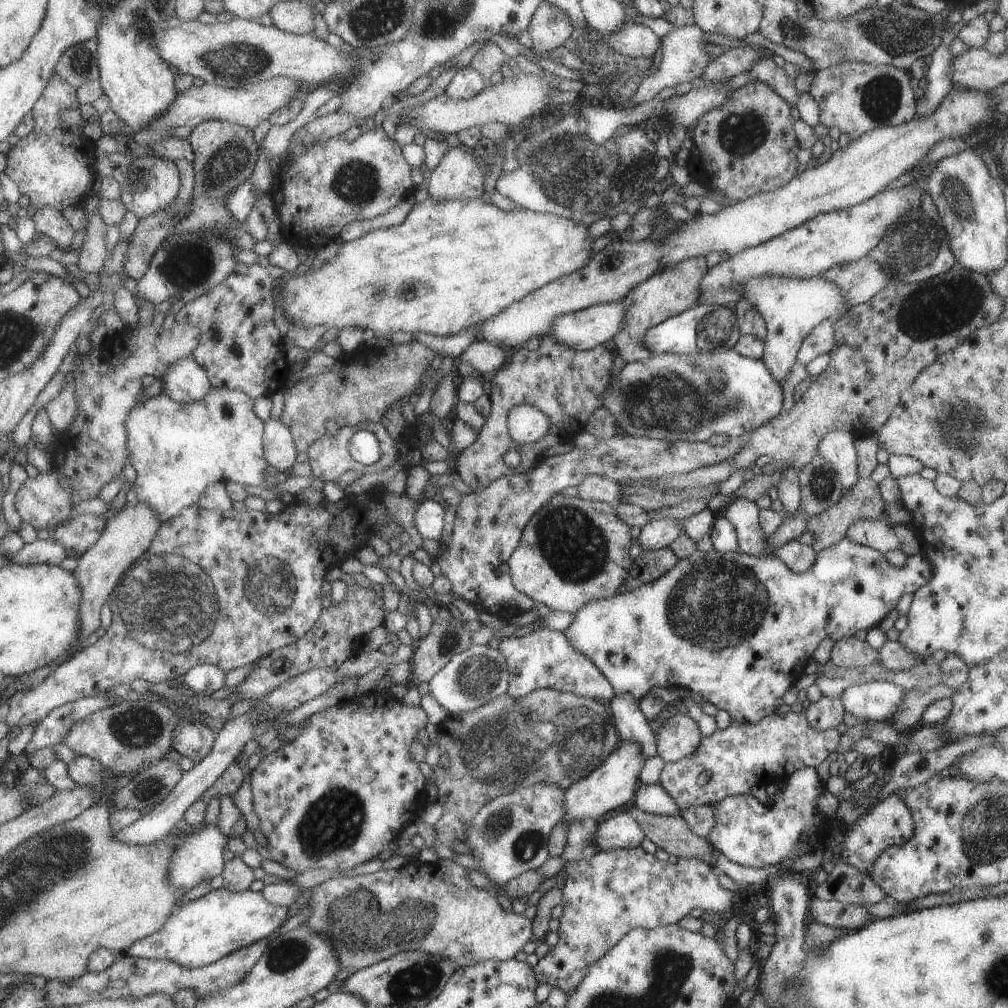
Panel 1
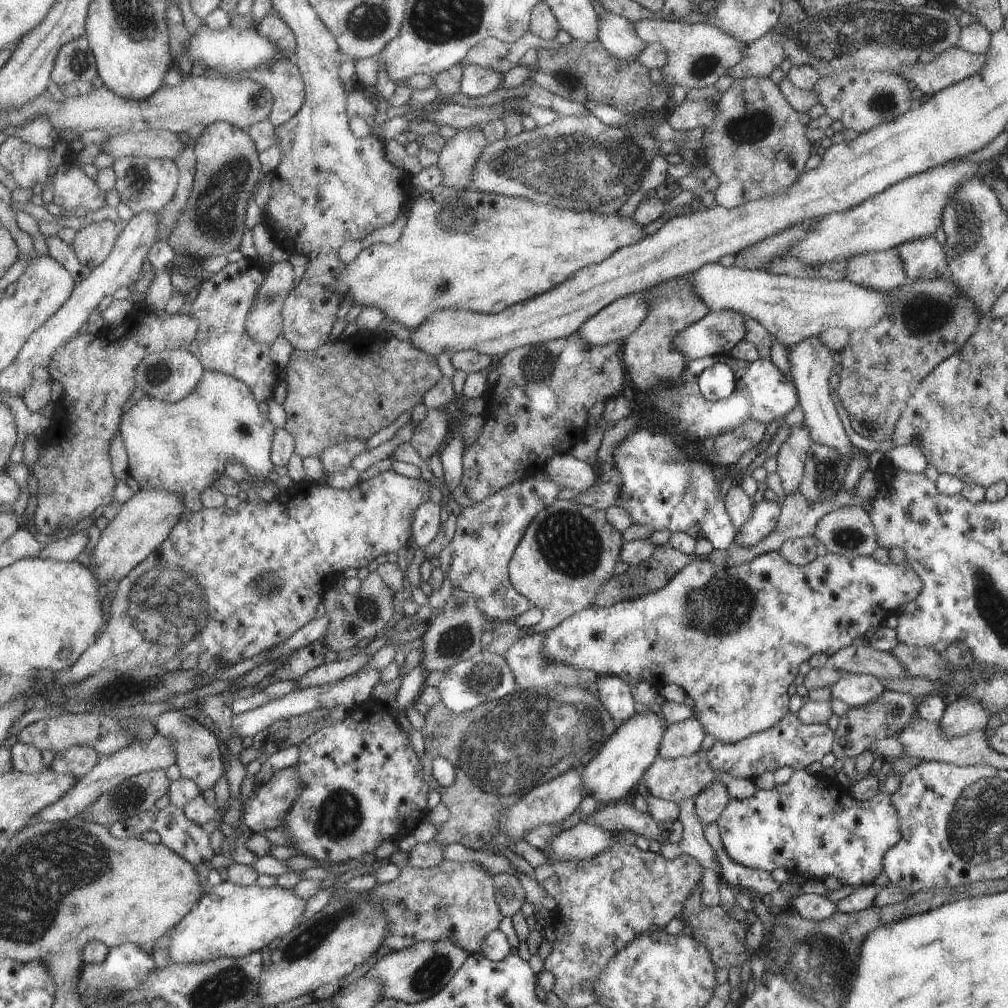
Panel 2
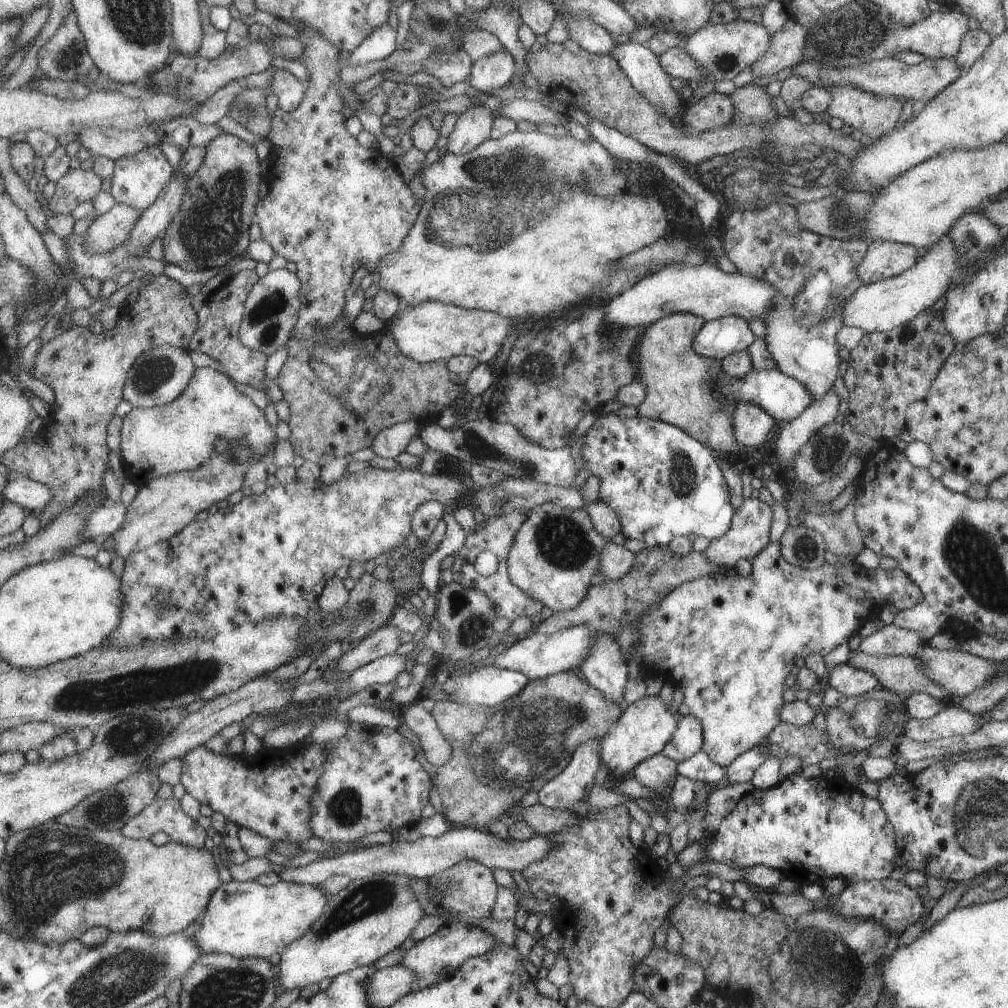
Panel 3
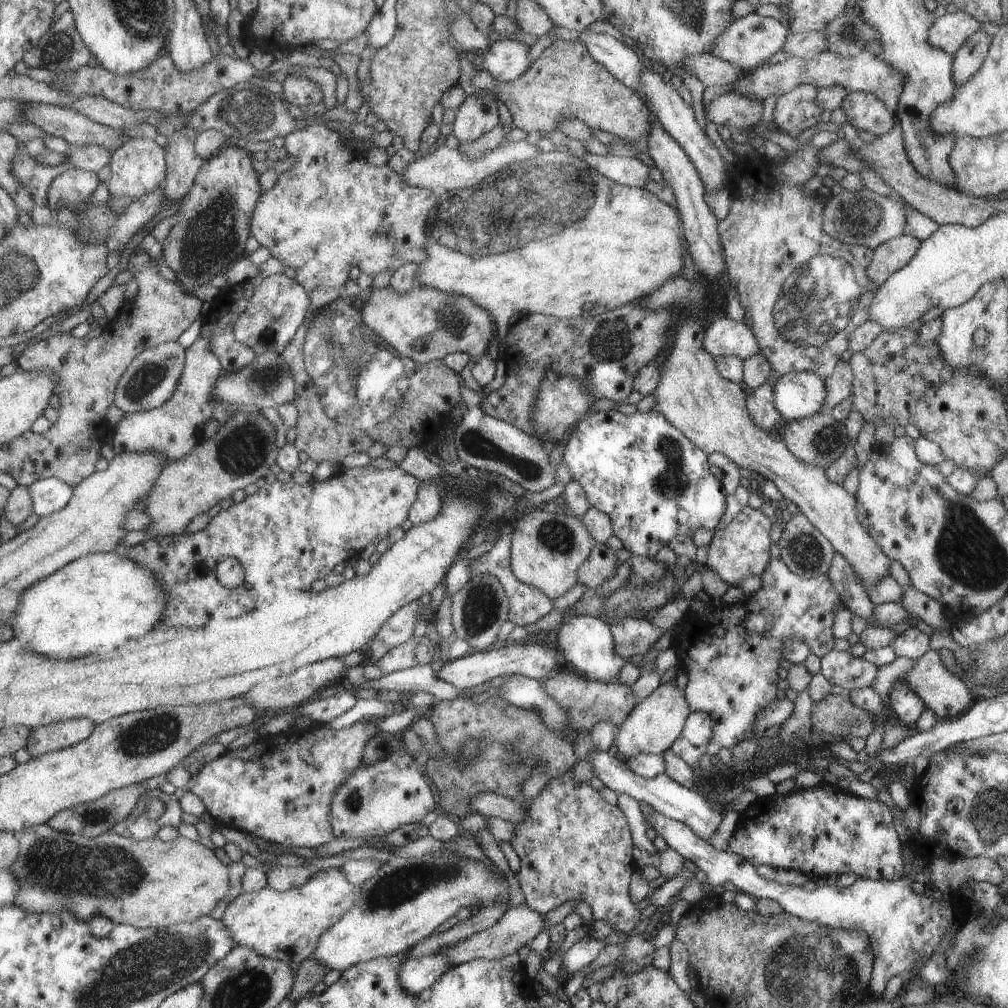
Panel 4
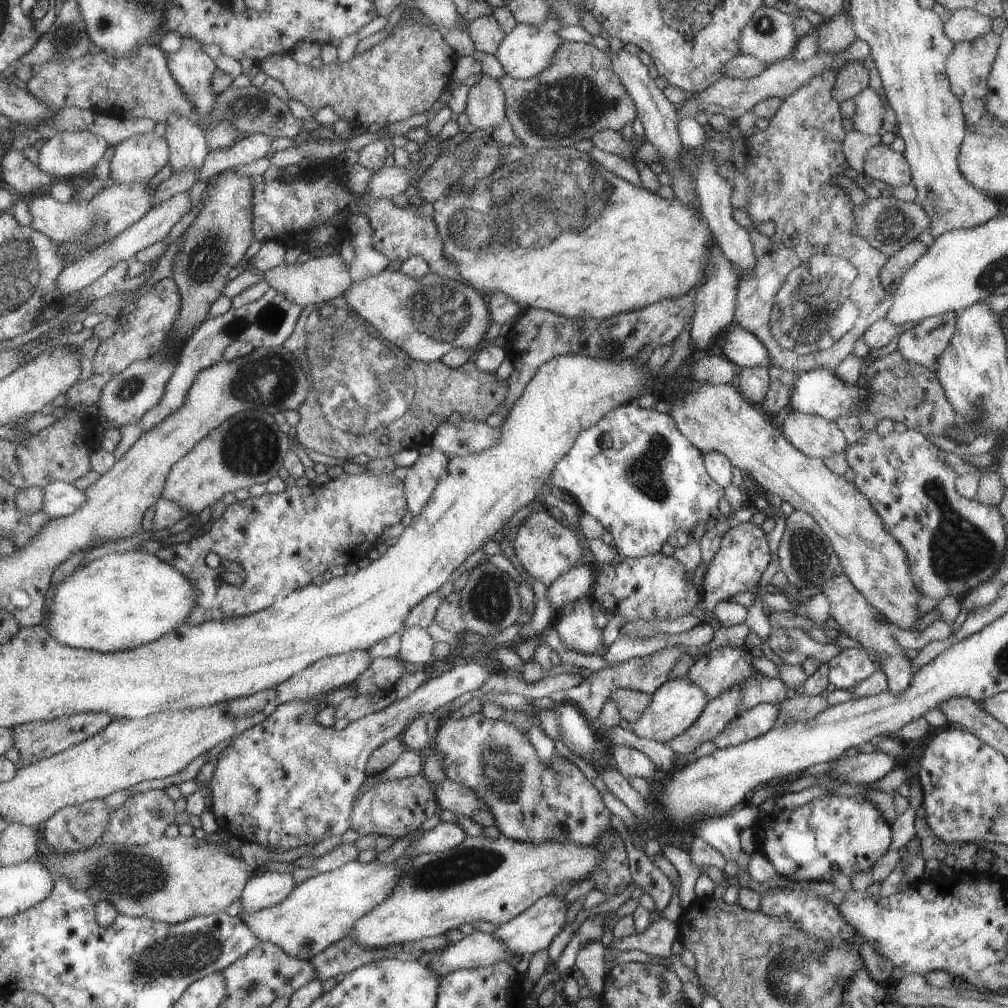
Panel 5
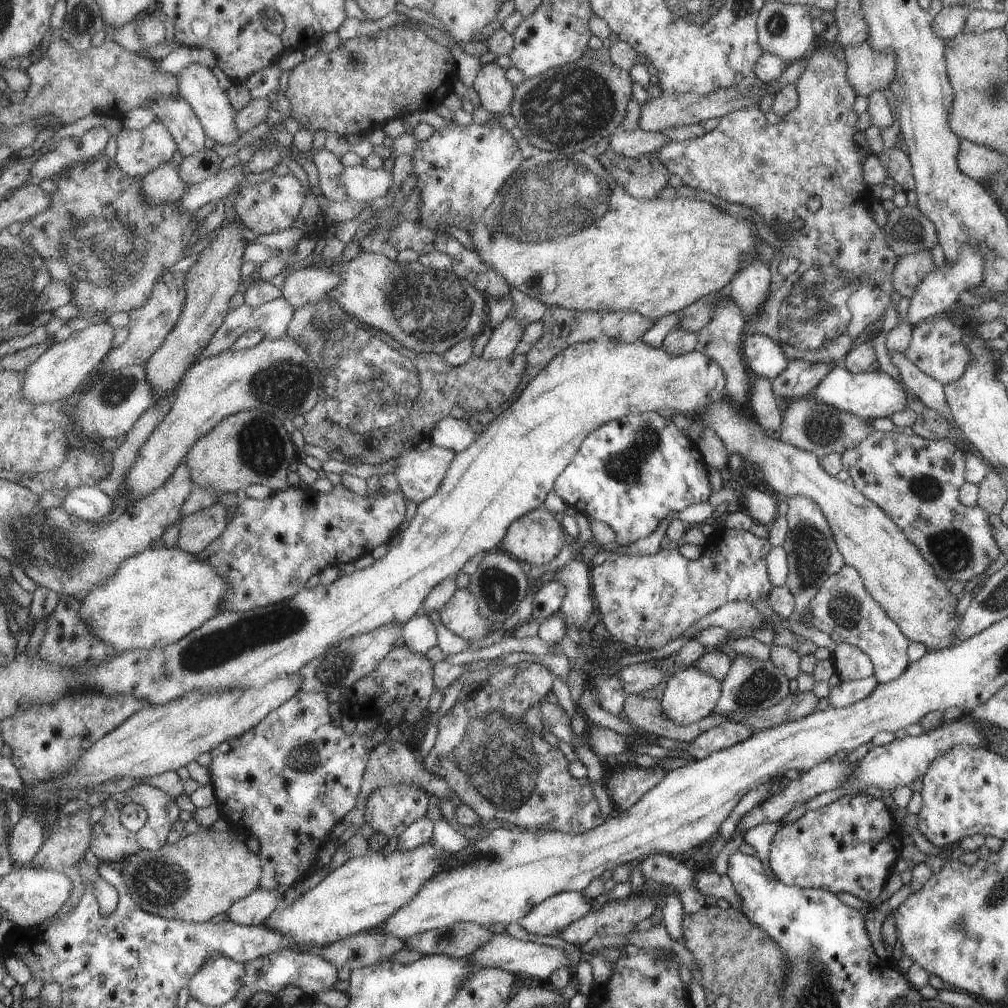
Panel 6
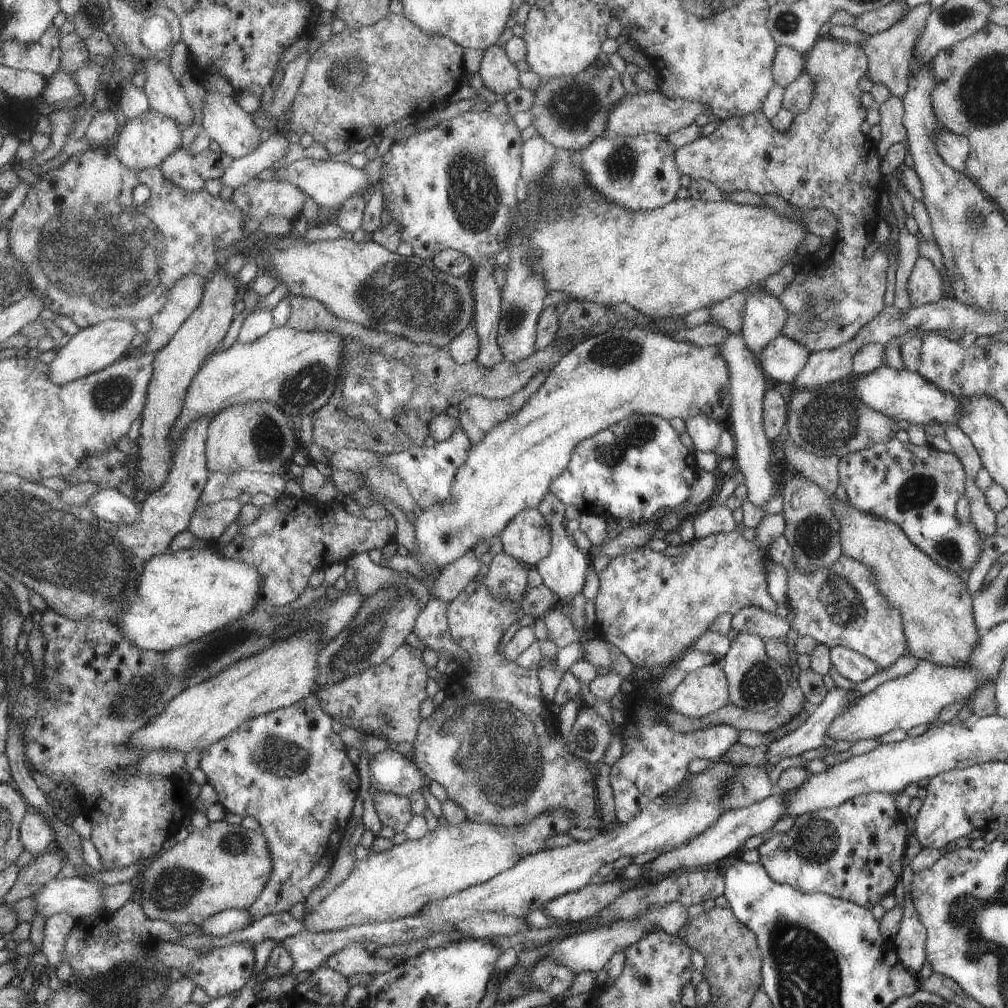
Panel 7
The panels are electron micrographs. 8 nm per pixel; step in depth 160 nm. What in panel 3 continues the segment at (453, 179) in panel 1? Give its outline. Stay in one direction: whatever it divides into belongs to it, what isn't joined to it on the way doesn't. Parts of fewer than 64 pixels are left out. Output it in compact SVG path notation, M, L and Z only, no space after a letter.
M472 105L456 118L453 130L446 138L442 152L468 153L489 138L493 112L485 105Z

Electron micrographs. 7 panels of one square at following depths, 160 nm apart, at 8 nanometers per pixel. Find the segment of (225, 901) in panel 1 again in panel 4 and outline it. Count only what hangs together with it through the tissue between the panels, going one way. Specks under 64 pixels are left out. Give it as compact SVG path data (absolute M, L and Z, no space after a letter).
M331 867L315 871L301 886L283 892L267 886L255 892L241 892L227 906L221 920L237 945L297 966L312 954L324 930L352 908L359 893L359 886L345 878L343 869Z

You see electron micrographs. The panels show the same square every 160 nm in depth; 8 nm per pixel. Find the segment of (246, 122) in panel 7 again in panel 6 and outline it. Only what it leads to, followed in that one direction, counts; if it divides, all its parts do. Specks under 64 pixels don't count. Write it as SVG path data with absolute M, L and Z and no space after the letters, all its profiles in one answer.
M190 64L179 72L178 92L186 98L195 112L199 115L205 127L208 138L213 139L220 145L233 144L240 137L240 130L236 125L238 114L231 106L231 100L227 98L227 92L220 85L220 80L213 74L212 69L203 67L201 64Z

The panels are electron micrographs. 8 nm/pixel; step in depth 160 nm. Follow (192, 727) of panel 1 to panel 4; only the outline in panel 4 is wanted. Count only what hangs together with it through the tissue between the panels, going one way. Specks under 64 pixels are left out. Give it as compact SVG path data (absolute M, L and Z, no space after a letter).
M369 719L368 721L355 721L348 728L341 728L335 730L325 723L311 723L309 728L294 729L288 728L284 732L259 736L250 745L244 748L238 748L232 751L226 750L222 755L213 759L211 762L205 764L203 768L190 778L187 789L197 794L201 800L207 805L208 812L213 816L219 824L224 824L228 827L233 827L249 836L257 836L263 838L270 843L286 846L298 846L305 848L317 848L332 840L332 825L329 822L329 813L331 813L331 802L336 790L340 788L340 784L349 778L349 775L363 762L364 748L373 737L381 734L377 729L375 721Z

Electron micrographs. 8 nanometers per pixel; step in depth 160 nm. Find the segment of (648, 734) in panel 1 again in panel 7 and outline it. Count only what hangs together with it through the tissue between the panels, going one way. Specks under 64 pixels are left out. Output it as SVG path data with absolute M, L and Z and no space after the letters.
M549 492L544 494L543 500L536 506L536 509L544 515L545 520L551 528L551 549L545 558L537 561L535 568L542 578L542 584L549 587L561 600L570 603L575 594L580 593L584 583L584 572L587 565L591 564L591 557L579 550L569 538L569 532L565 528L565 518L563 517L566 506Z

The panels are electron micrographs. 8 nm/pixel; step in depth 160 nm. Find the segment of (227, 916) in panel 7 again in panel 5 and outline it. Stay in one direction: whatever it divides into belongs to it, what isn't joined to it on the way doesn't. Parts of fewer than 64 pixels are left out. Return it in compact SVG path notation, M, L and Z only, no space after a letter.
M269 872L253 876L240 899L242 912L251 914L280 903L295 887L293 875Z

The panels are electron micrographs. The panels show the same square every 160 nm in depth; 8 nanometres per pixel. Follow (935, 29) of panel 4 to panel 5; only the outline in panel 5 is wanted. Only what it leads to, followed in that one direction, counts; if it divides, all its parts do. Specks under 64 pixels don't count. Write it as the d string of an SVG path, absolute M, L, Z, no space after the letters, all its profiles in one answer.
M957 9L944 21L944 33L953 44L970 41L991 31L991 19L976 10Z

